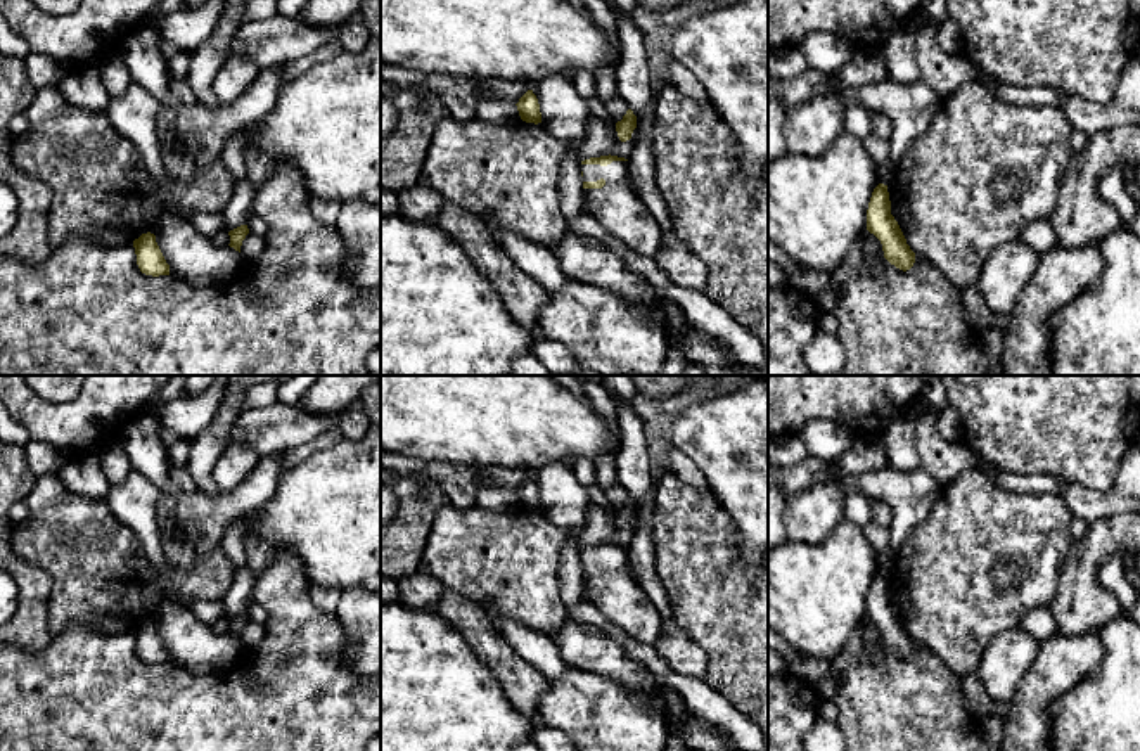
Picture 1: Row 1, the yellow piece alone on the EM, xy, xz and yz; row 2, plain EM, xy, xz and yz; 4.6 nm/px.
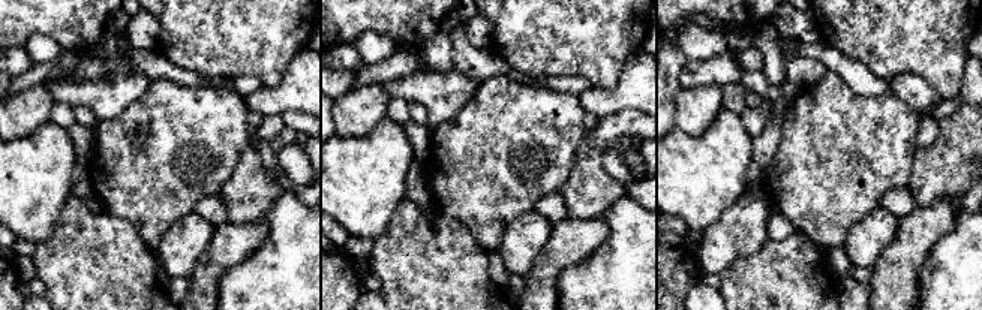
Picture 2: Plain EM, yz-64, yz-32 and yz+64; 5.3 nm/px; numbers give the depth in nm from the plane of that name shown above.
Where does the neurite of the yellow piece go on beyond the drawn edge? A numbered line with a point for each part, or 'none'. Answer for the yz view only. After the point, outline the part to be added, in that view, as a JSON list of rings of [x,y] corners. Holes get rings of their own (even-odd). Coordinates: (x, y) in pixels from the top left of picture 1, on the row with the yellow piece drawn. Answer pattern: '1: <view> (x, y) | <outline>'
none

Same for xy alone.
none

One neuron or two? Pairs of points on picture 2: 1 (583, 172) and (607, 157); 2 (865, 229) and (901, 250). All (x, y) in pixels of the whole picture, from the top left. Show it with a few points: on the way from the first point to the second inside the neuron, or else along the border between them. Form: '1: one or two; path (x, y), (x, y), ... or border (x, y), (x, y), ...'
1: two; border (603, 150), (603, 168), (625, 186)
2: two; border (900, 219), (897, 235), (873, 267)

